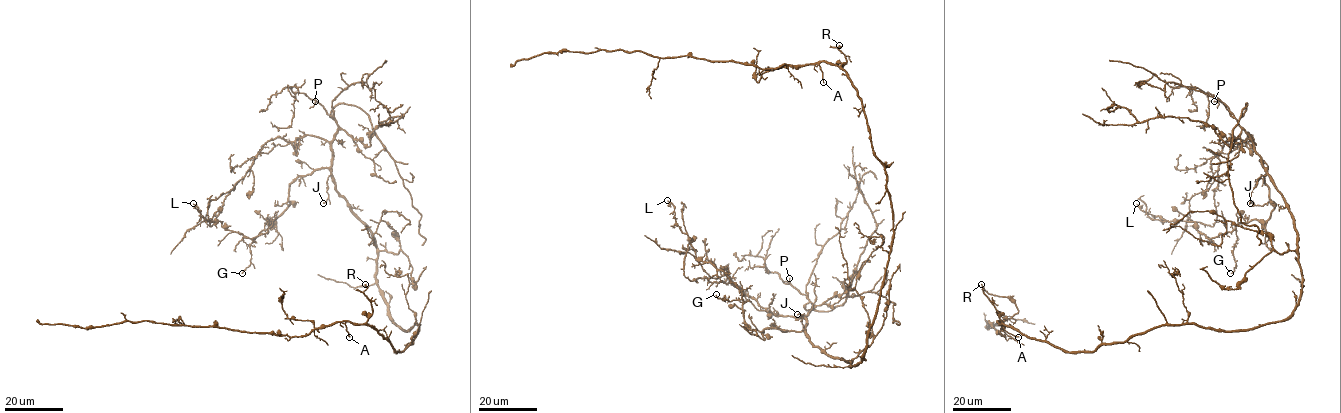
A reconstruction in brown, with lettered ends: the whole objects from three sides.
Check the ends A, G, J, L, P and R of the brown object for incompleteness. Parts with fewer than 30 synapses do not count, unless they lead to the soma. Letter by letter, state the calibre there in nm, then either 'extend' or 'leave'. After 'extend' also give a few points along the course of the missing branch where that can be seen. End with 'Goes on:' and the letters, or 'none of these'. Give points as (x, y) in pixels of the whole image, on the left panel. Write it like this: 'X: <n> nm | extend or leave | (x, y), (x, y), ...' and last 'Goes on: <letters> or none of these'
A: 160 nm | leave
G: 160 nm | leave
J: 160 nm | leave
L: 120 nm | leave
P: 120 nm | leave
R: 90 nm | leave
Goes on: none of these

